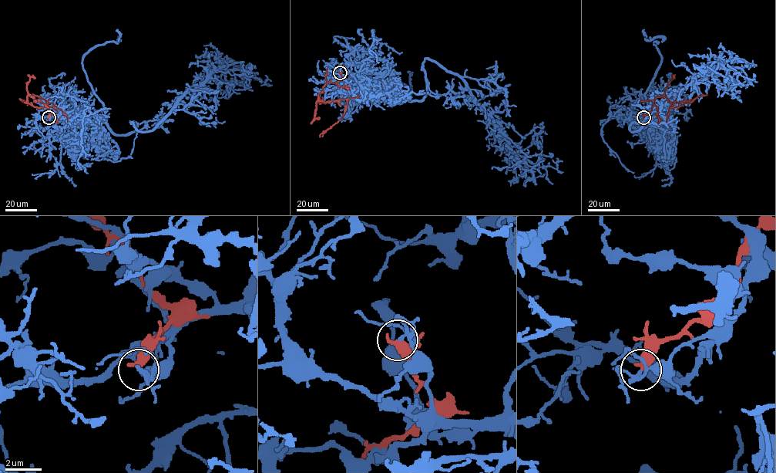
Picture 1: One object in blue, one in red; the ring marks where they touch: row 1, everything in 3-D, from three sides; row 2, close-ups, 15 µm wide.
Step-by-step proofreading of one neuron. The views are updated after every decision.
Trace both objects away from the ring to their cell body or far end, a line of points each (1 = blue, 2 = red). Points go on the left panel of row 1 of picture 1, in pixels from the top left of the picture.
1: (48, 117), (102, 118), (118, 134), (132, 133), (132, 122), (151, 131), (215, 70), (248, 79), (253, 68)
2: (48, 117), (51, 113), (41, 101), (27, 97), (35, 107), (56, 108), (52, 103), (28, 95)

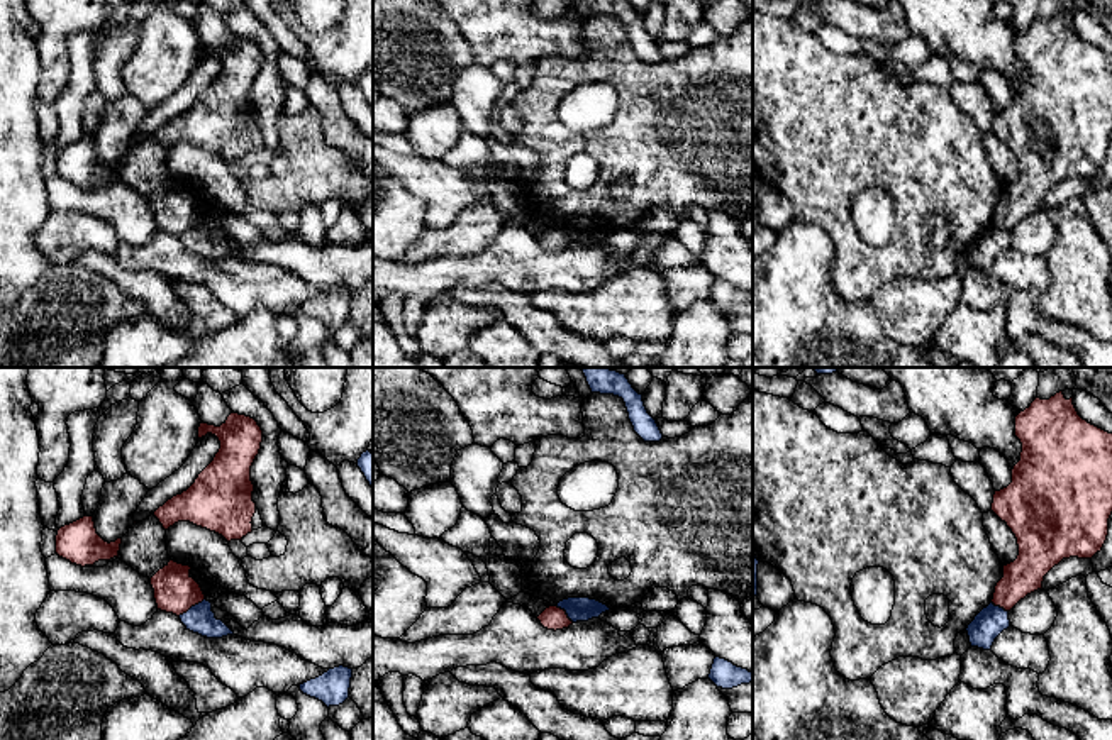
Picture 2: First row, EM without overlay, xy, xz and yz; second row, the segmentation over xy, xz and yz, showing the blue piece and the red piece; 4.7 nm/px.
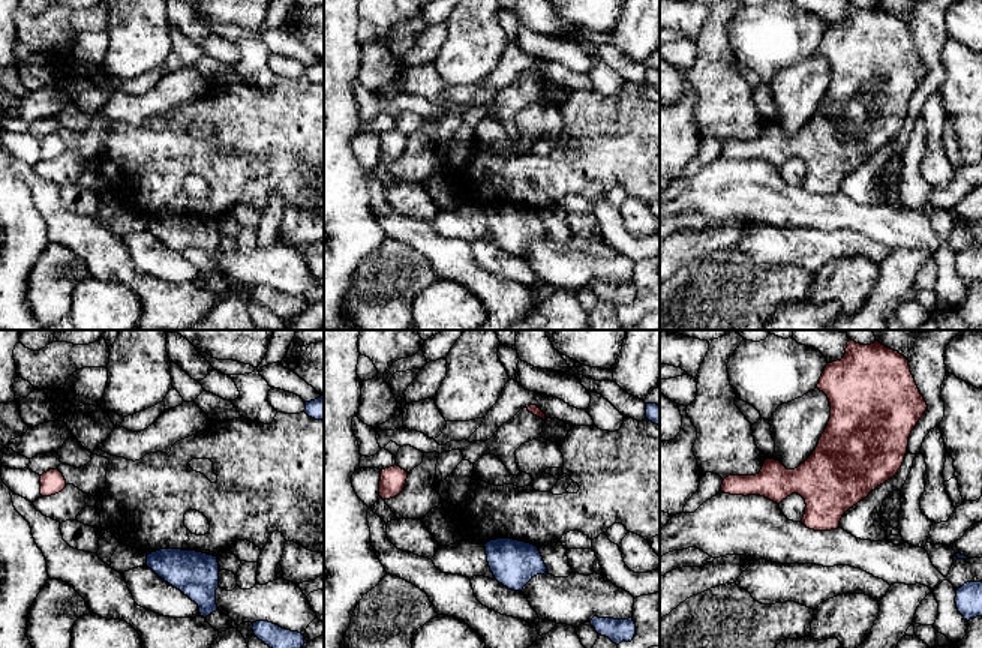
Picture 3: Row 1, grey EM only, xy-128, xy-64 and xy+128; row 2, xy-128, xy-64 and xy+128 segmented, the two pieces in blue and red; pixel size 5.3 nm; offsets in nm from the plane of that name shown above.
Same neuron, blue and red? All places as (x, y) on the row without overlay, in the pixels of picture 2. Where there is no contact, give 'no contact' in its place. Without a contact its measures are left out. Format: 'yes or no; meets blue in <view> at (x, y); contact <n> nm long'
no; meets blue in xy at (192, 227); contact 150 nm long

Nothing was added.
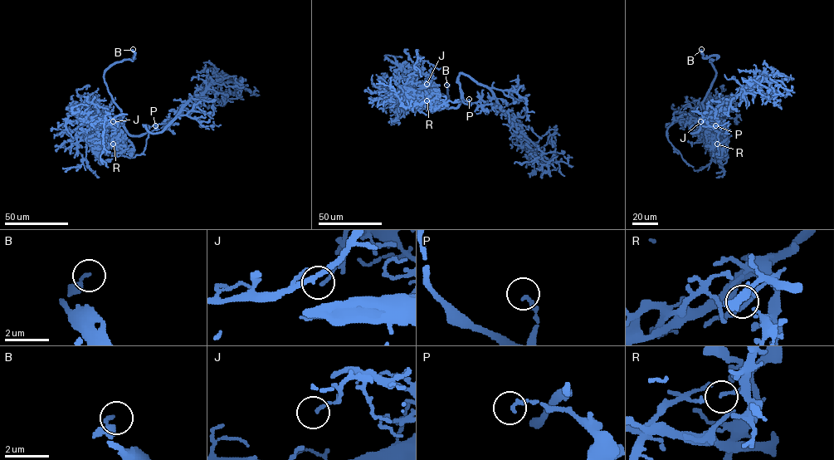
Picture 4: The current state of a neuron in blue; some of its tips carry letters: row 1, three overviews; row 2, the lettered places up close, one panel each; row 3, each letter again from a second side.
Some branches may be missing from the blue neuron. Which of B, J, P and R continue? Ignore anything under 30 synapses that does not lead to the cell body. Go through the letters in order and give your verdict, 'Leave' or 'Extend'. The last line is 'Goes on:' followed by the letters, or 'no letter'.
B: Extend
J: Leave
P: Leave
R: Leave
Goes on: B

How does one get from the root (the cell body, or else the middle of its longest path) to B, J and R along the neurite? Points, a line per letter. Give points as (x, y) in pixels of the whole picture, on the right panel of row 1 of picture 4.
B: (695, 125), (724, 135), (705, 120), (702, 101), (715, 74), (709, 60), (717, 56), (704, 58), (701, 49)
J: (695, 125), (714, 129), (724, 135), (700, 121)
R: (695, 125), (714, 129), (724, 135), (709, 124), (721, 131), (722, 136), (717, 144)

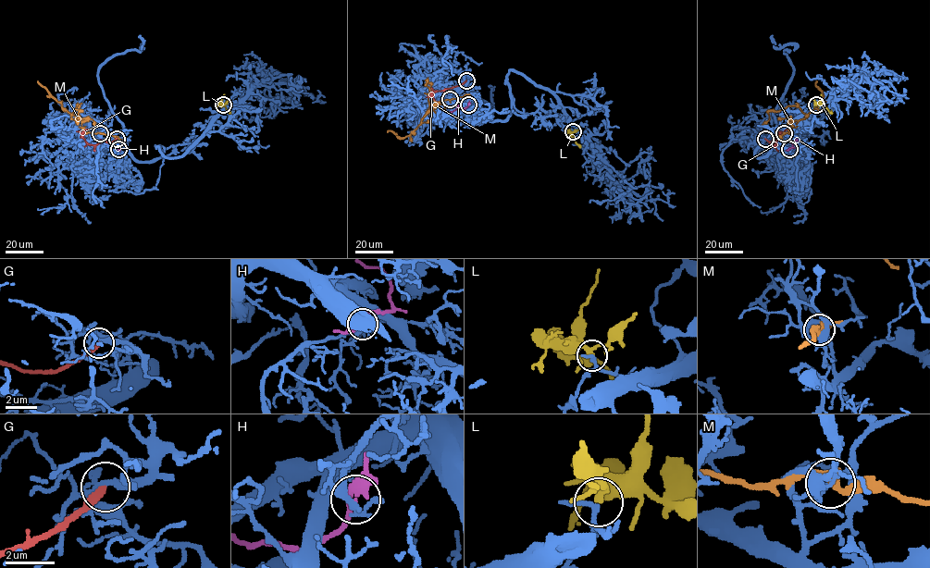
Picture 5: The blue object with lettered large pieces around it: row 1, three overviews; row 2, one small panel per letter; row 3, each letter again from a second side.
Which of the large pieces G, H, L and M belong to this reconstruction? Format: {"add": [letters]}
{"add": ["L"]}

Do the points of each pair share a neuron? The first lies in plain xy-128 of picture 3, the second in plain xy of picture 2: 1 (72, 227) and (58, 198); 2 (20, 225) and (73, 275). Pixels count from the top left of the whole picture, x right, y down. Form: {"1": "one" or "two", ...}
{"1": "two", "2": "two"}

